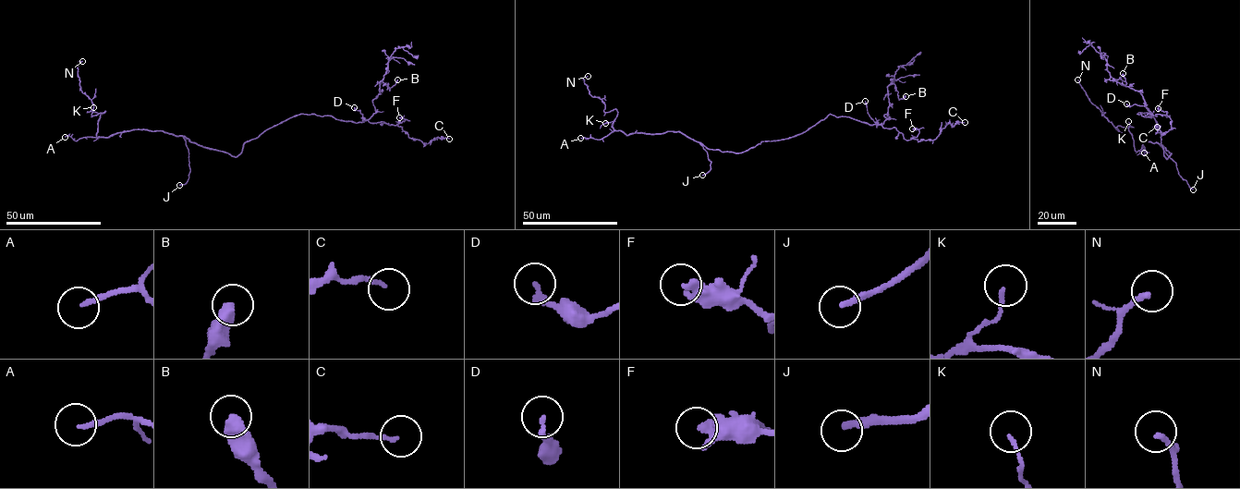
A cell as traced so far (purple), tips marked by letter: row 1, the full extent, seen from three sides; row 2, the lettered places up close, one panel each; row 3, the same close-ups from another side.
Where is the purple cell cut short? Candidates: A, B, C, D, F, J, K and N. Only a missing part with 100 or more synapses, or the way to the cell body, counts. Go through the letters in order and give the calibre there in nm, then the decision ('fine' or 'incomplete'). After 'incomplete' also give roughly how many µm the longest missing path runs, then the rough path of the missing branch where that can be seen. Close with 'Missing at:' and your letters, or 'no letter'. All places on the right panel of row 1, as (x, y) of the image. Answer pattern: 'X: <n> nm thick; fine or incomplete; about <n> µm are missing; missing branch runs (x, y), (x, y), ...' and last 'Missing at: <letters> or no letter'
A: 170 nm thick; fine
B: 480 nm thick; fine
C: 140 nm thick; fine
D: 220 nm thick; fine
F: 400 nm thick; fine
J: 240 nm thick; incomplete; about 30 µm are missing; missing branch runs (1193, 189), (1214, 212)
K: 120 nm thick; fine
N: 170 nm thick; fine
Missing at: J

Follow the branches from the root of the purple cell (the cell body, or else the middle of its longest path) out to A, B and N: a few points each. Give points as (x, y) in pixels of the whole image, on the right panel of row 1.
A: (1164, 154), (1167, 159), (1172, 154), (1145, 140), (1138, 151), (1144, 152)
B: (1164, 154), (1156, 120), (1148, 113), (1137, 114), (1151, 116), (1142, 95), (1109, 79), (1125, 84), (1123, 73)
N: (1164, 154), (1172, 154), (1145, 140), (1135, 150), (1129, 129), (1117, 130), (1077, 79)

